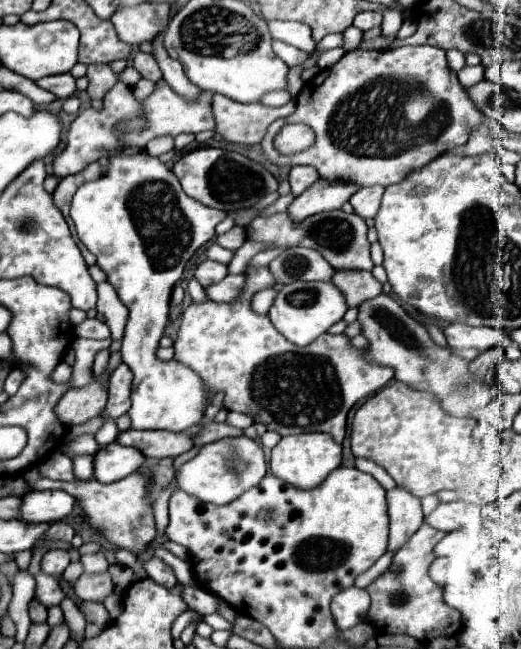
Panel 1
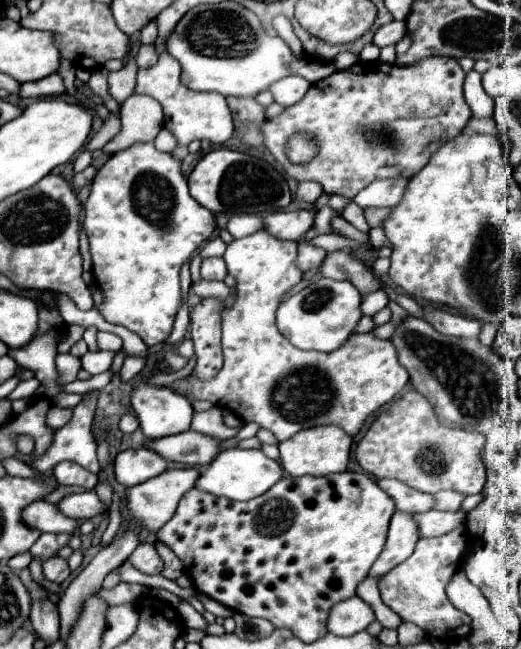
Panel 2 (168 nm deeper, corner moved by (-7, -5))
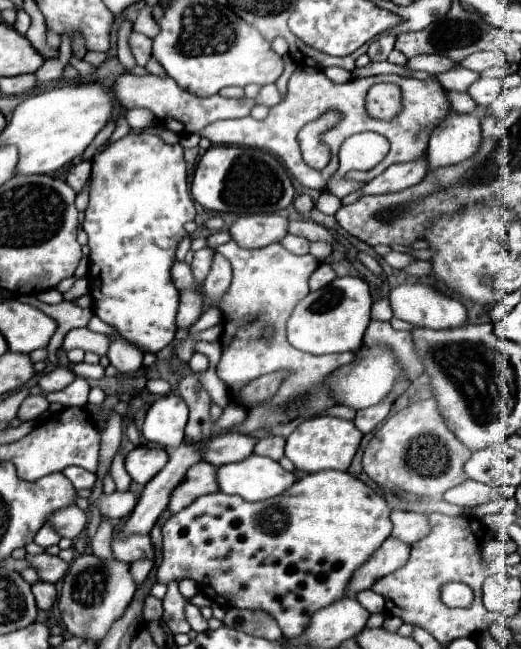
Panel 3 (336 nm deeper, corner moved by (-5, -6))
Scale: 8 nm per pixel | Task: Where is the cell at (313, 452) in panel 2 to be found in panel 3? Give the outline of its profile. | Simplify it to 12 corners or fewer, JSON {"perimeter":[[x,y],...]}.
{"perimeter":[[340,417],[302,421],[286,439],[298,471],[346,471],[362,433]]}

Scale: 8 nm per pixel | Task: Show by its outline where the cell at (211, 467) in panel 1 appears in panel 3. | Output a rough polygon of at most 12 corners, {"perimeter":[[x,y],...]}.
{"perimeter":[[260,455],[216,469],[220,491],[246,501],[280,495],[296,481]]}

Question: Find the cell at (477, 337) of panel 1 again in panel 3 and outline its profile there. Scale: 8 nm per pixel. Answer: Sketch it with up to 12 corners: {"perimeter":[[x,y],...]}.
{"perimeter":[[422,283],[390,291],[394,317],[424,329],[466,323],[464,305]]}

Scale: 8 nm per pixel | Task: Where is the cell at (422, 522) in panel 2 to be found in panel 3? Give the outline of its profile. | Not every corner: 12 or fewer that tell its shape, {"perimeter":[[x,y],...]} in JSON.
{"perimeter":[[394,509],[392,535],[410,543],[432,531],[428,517]]}

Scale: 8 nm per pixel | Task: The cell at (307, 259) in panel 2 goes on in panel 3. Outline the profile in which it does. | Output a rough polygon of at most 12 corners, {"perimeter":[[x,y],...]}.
{"perimeter":[[296,235],[280,241],[294,255],[306,255],[310,243]]}

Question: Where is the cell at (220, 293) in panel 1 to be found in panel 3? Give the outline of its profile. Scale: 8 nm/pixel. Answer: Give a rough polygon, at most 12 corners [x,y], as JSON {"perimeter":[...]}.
{"perimeter":[[174,263],[172,281],[180,291],[194,289],[192,269],[188,263]]}

